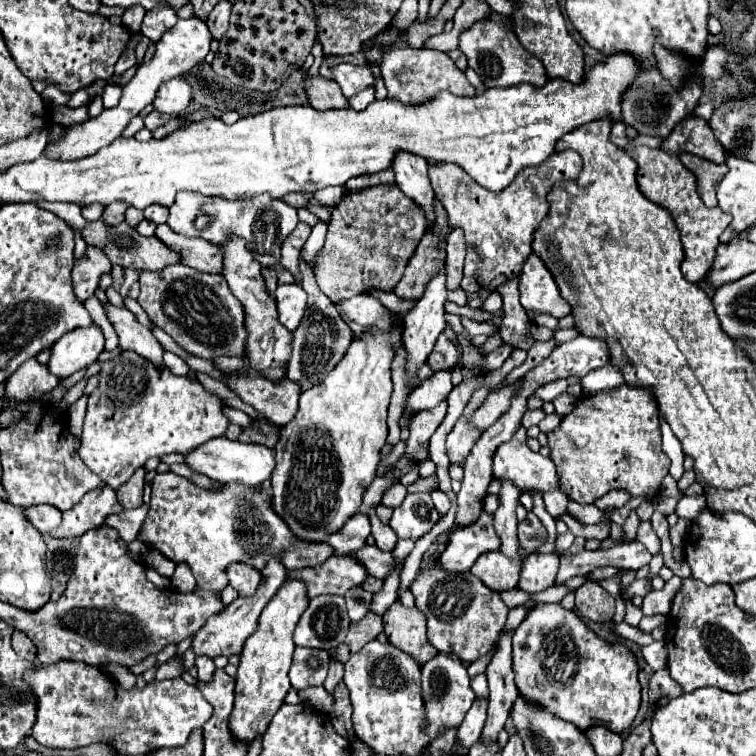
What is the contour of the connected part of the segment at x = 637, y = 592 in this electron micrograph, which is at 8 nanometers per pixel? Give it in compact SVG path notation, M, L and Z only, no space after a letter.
M647 578L635 580L625 593L623 599L632 599L634 596L645 597L653 589L652 583Z

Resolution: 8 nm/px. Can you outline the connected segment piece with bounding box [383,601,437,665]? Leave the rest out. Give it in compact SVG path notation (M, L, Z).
M395 601L383 615L383 633L389 643L413 655L421 665L437 655L437 649L425 635L425 615L417 607L405 607Z

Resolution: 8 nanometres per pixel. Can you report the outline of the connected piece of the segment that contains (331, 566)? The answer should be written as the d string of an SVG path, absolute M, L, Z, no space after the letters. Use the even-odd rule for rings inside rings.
M329 557L323 565L289 571L291 579L301 579L307 587L307 595L317 597L323 593L331 595L345 595L351 587L357 587L365 581L367 573L361 563L353 561L351 557Z

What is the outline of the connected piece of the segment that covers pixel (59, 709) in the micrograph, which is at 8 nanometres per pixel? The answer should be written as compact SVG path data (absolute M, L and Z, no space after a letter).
M57 661L53 665L39 665L39 669L25 673L25 683L31 685L37 695L37 721L33 727L33 737L47 747L55 749L77 749L91 743L105 743L115 747L115 751L125 755L149 755L151 751L163 747L181 747L193 729L203 727L211 719L213 707L205 701L203 693L185 683L181 677L165 679L161 683L149 683L143 689L133 687L125 691L117 681L107 677L101 669L89 667L75 661Z

